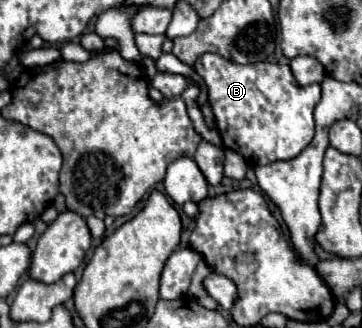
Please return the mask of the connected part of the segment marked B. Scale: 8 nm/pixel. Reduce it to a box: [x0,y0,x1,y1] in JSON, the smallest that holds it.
[194,54,320,166]

